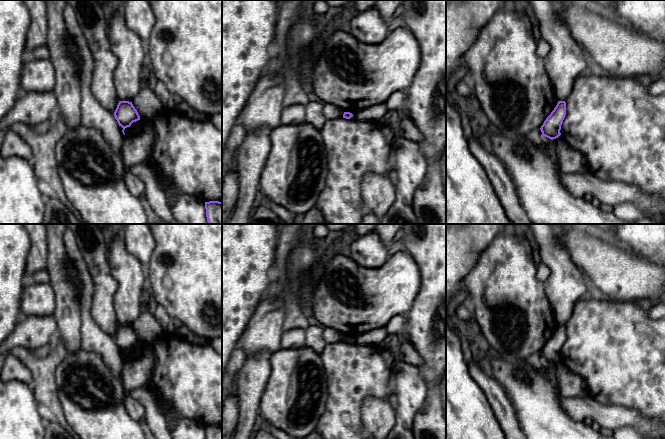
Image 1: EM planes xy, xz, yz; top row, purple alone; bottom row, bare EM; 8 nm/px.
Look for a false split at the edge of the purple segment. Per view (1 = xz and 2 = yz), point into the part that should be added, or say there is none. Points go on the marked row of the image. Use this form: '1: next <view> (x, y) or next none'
1: next none
2: next none

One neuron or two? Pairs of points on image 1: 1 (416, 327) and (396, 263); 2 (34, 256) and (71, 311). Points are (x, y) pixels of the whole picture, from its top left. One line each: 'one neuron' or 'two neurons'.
1: two neurons
2: two neurons

